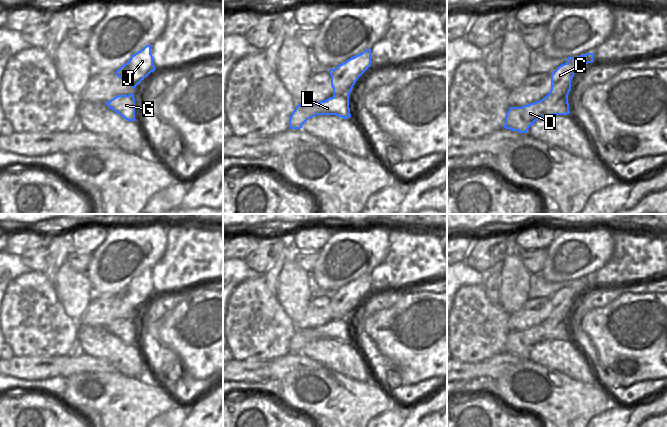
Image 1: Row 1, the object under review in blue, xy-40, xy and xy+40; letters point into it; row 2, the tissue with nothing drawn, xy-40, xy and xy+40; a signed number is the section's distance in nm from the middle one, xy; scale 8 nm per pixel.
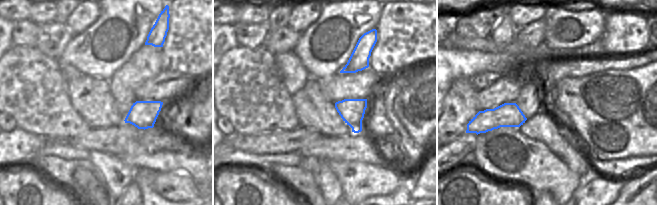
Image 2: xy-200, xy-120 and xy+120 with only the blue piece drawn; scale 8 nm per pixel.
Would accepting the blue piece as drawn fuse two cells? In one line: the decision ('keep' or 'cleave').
cleave

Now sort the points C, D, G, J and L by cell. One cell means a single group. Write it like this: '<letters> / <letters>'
C J / D G L

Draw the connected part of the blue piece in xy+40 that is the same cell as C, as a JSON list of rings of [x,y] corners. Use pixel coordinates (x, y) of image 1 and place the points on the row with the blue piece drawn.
[[[593,53],[578,57],[568,57],[568,61],[557,67],[551,74],[550,94],[556,97],[568,97],[574,74],[585,64],[594,62]]]

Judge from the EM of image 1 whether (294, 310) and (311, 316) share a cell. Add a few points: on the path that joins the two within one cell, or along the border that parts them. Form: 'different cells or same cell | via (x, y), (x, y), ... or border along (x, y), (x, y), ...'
different cells | border along (313, 291), (313, 297), (304, 315), (293, 321)

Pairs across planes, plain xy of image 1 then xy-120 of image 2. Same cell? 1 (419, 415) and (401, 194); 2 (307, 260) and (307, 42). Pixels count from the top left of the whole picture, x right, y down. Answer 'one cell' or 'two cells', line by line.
1: two cells
2: two cells

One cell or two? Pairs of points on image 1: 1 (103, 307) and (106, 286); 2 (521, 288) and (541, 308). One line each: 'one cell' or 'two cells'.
1: two cells
2: two cells

